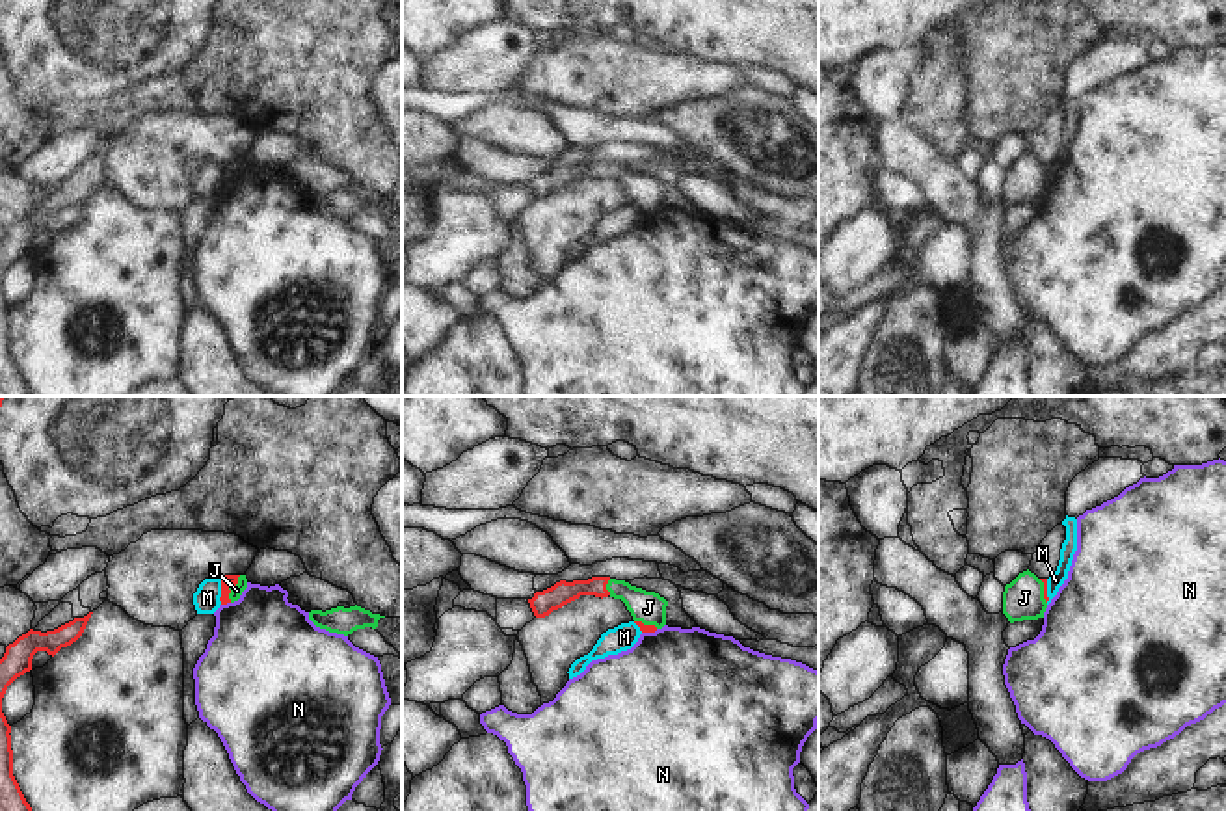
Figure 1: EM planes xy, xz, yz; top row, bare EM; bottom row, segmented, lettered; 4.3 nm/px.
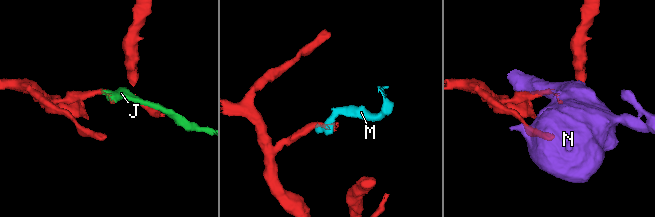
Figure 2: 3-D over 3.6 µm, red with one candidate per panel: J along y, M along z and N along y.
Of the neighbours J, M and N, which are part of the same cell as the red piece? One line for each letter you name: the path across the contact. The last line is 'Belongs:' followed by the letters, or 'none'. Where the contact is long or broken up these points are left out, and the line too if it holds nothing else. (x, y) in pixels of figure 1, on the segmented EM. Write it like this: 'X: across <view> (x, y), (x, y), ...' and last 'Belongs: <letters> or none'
J: across xy (229, 579), (229, 585), (237, 590)
Belongs: J

